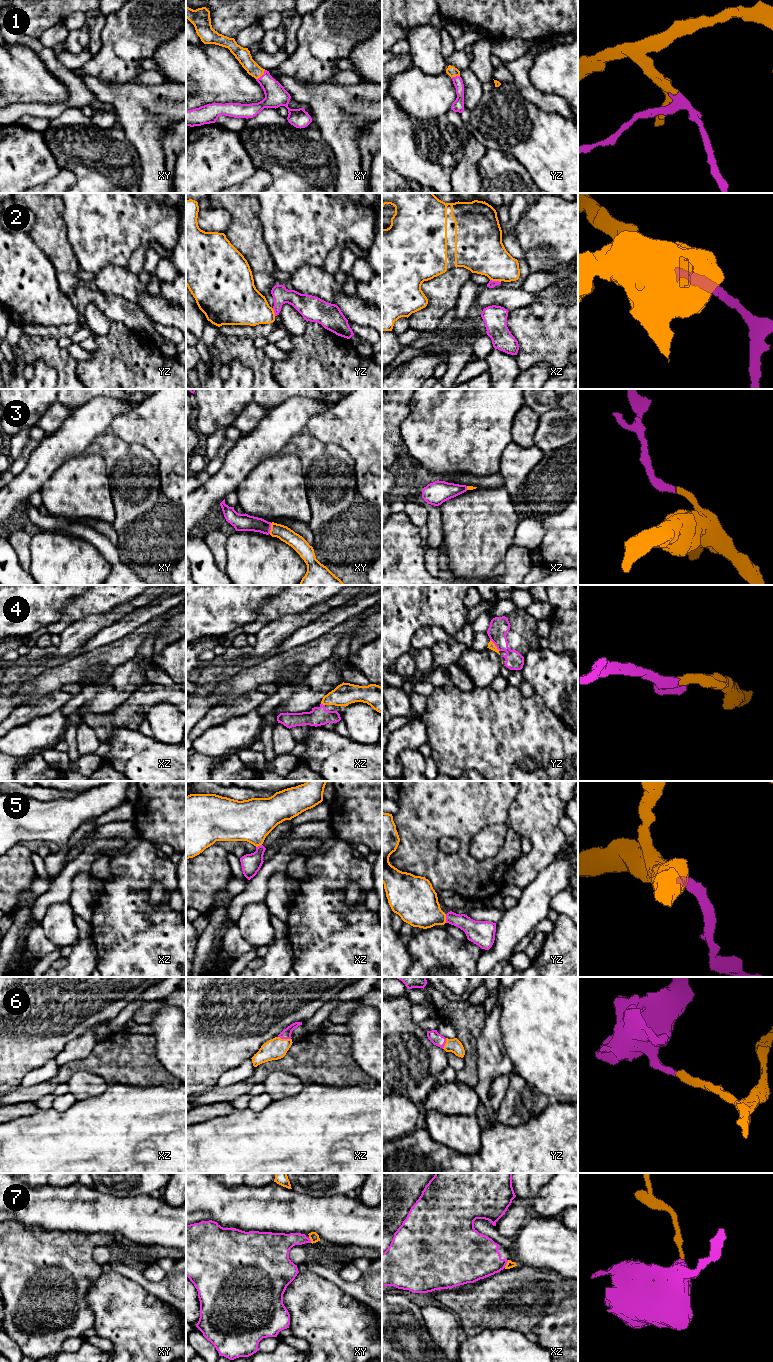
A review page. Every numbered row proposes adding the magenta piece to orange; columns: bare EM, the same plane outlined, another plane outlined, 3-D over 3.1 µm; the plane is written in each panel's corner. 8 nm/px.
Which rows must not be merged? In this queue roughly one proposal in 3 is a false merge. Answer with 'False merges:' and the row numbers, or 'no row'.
False merges: 2, 7

